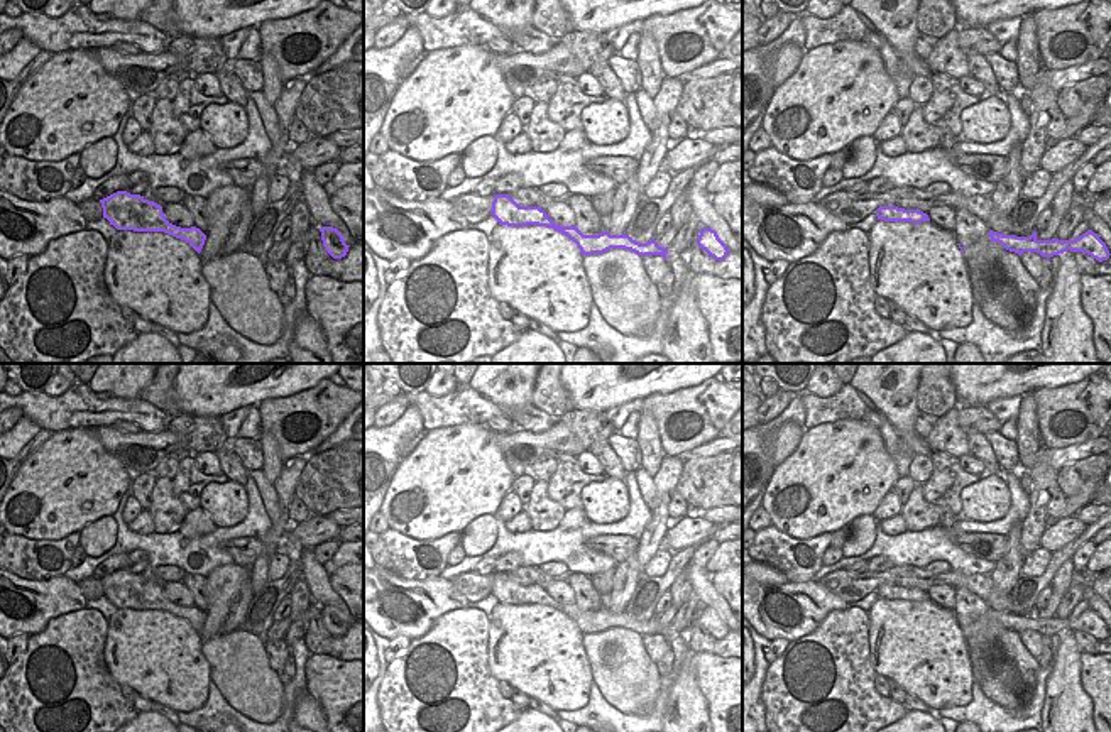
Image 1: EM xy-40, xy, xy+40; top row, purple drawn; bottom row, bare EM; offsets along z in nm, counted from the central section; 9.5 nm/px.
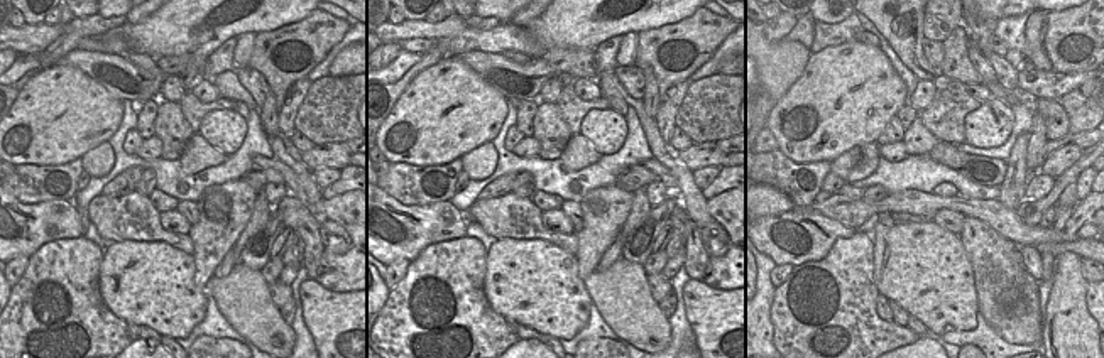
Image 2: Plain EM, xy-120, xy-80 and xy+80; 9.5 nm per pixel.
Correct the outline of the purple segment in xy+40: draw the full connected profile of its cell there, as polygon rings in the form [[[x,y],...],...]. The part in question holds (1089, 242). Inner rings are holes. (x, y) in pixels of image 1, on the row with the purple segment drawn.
[[[989,230],[989,237],[991,242],[998,242],[1006,250],[1015,252],[1018,255],[1021,255],[1023,252],[1037,252],[1042,257],[1050,259],[1054,255],[1070,250],[1087,254],[1097,262],[1108,260],[1111,255],[1106,243],[1092,230],[1087,230],[1075,240],[1038,240],[1037,232],[1033,232],[1030,237],[1016,237]]]

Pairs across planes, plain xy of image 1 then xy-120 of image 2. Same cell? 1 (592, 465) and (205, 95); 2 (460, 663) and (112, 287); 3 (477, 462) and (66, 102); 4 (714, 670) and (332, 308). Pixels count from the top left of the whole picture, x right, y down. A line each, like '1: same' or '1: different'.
1: same
2: different
3: same
4: same

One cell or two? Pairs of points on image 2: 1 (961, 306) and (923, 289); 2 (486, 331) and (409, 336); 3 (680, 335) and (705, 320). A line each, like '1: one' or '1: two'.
1: one
2: one
3: two

